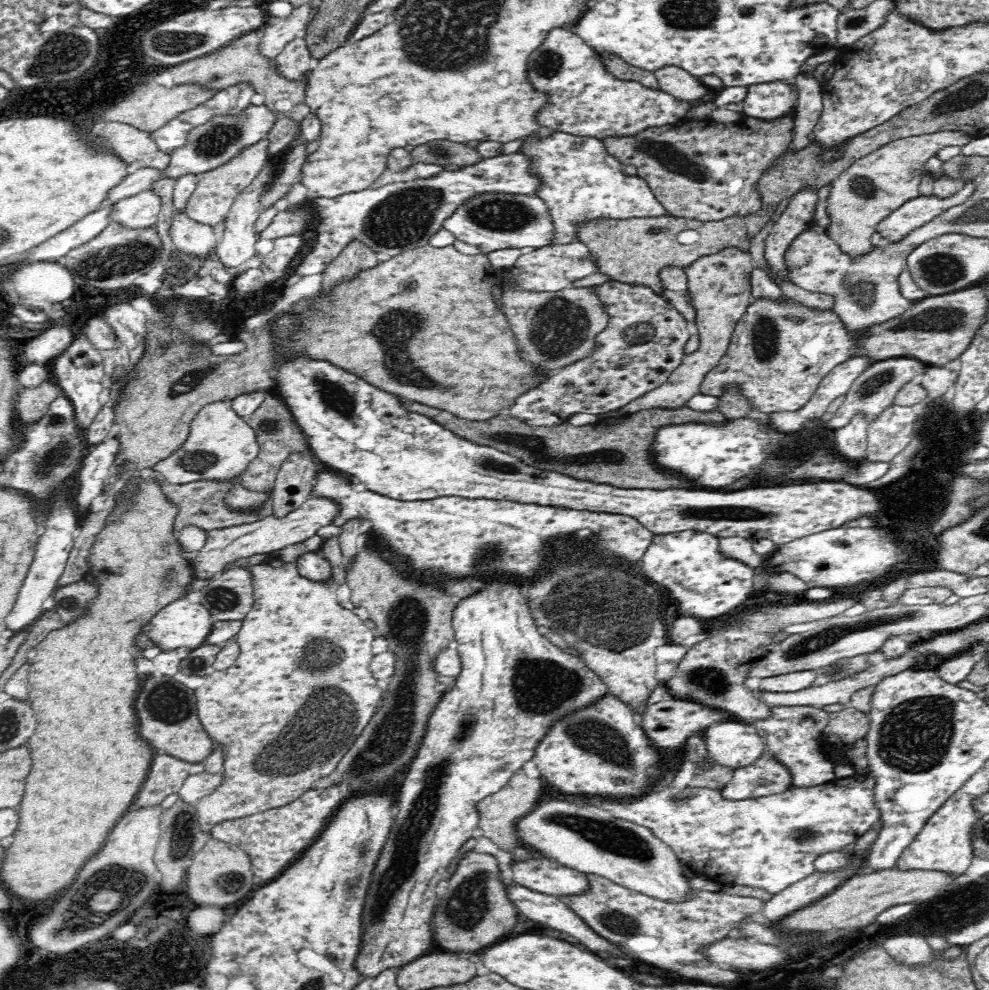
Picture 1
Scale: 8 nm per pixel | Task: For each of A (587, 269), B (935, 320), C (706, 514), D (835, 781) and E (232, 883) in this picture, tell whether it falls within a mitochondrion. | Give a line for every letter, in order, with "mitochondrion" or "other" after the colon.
A: other
B: mitochondrion
C: mitochondrion
D: other
E: mitochondrion

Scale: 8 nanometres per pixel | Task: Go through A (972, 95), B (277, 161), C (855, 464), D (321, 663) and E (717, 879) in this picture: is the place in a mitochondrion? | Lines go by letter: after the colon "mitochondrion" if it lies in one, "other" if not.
A: mitochondrion
B: other
C: other
D: mitochondrion
E: other

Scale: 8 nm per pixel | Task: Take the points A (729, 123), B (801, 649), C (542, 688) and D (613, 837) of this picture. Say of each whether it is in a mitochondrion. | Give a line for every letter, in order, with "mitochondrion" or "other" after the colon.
A: other
B: mitochondrion
C: mitochondrion
D: mitochondrion

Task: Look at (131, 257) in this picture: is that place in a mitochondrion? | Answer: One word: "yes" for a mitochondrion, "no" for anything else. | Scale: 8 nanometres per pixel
yes

